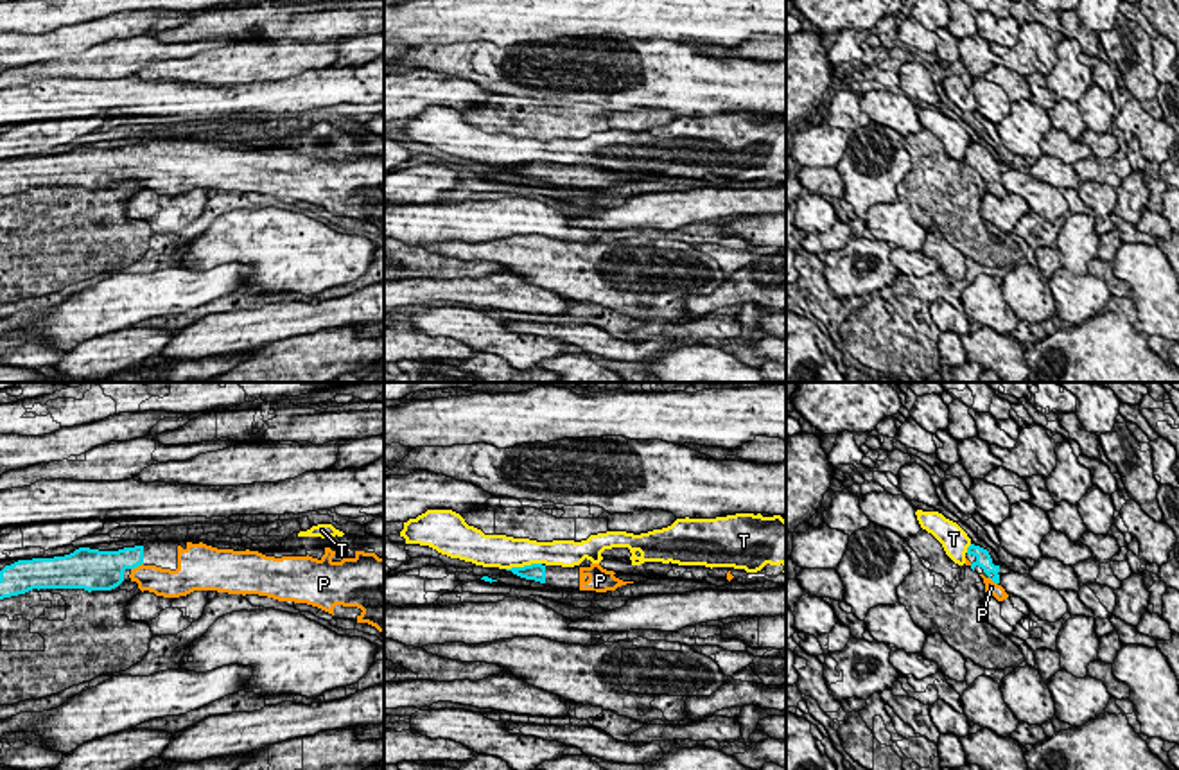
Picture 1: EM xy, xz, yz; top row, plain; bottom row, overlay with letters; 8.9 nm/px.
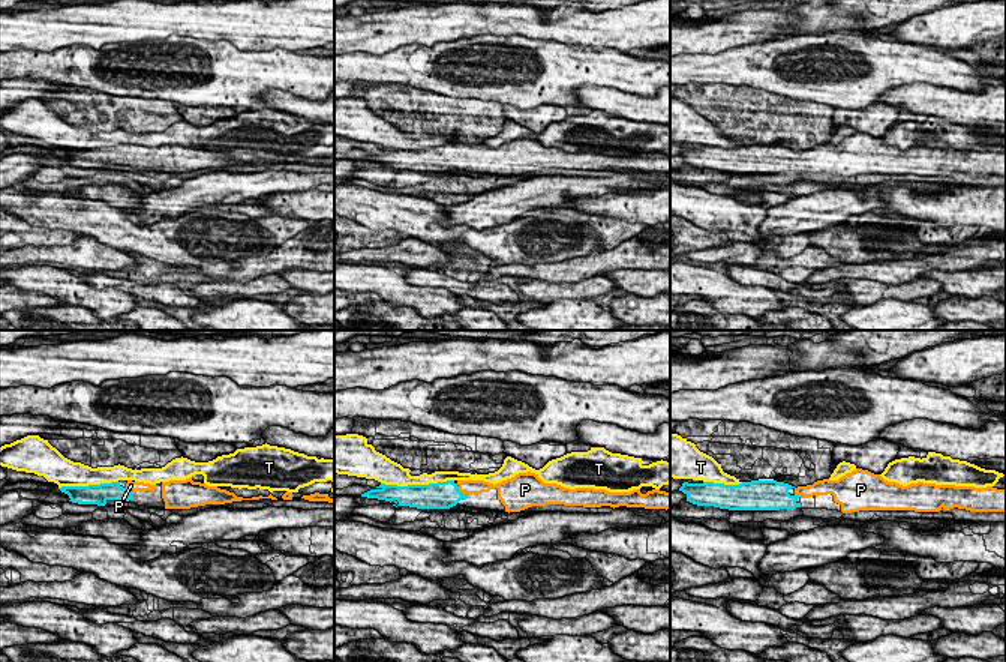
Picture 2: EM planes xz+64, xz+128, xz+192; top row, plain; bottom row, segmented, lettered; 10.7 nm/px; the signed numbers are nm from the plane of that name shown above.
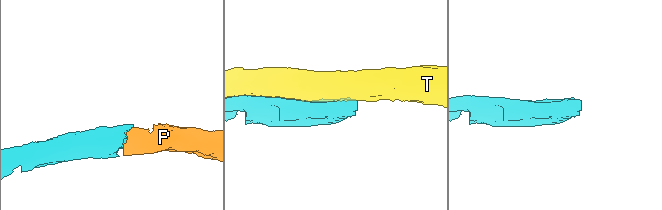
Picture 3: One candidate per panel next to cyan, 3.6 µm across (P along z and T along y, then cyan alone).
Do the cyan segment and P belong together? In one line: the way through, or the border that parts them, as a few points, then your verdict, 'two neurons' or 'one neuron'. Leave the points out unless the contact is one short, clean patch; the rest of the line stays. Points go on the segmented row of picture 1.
runs through xy (110, 566), (137, 566), (151, 578); one neuron

